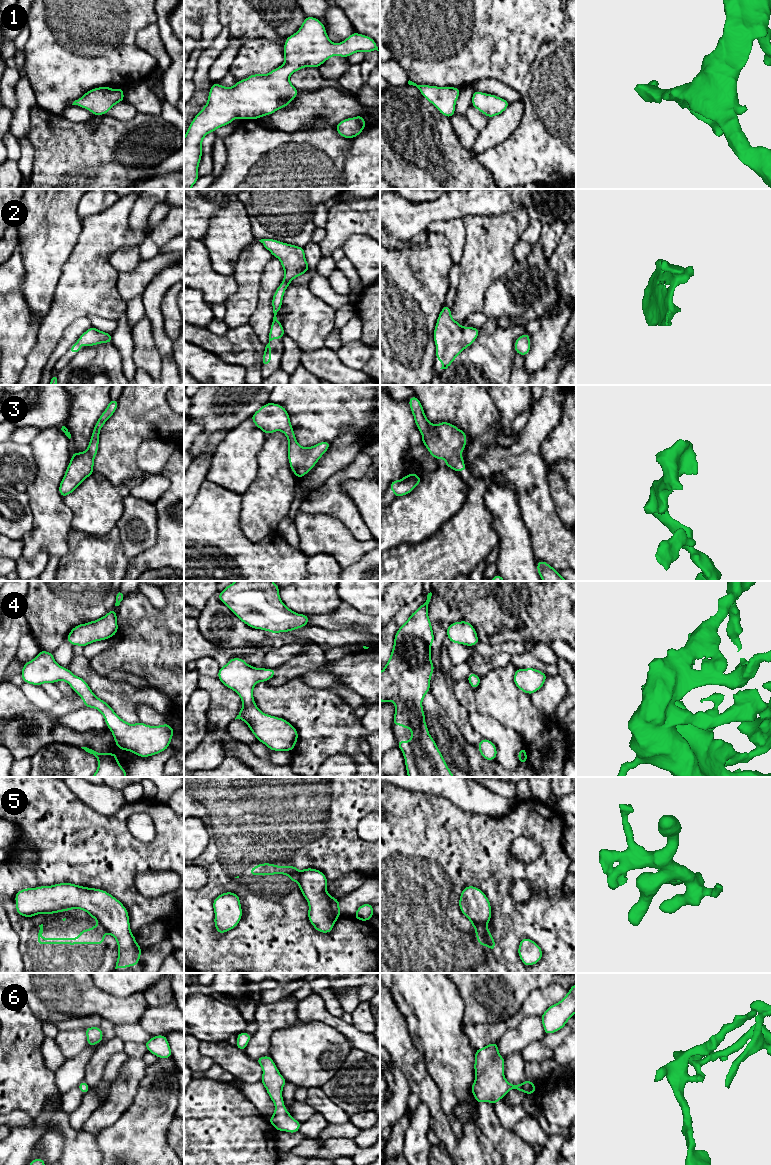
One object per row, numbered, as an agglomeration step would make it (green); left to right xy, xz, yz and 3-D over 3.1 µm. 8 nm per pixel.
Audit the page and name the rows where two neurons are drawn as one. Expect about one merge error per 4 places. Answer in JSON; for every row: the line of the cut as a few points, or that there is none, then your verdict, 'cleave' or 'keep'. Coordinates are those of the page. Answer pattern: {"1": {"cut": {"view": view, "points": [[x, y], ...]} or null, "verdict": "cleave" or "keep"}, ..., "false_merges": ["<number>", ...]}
{"1": {"cut": null, "verdict": "keep"}, "2": {"cut": null, "verdict": "keep"}, "3": {"cut": null, "verdict": "keep"}, "4": {"cut": null, "verdict": "keep"}, "5": {"cut": {"view": "yz", "points": [[471, 922], [485, 926]]}, "verdict": "cleave"}, "6": {"cut": null, "verdict": "keep"}, "false_merges": ["5"]}

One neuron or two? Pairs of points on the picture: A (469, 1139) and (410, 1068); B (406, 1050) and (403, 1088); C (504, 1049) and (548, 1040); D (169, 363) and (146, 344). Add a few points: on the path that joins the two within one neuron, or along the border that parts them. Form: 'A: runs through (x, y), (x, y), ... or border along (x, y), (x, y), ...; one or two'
A: runs through (447, 1133), (437, 1118), (433, 1101), (427, 1090); one
B: border along (391, 1056), (407, 1081), (410, 1091); two
C: border along (544, 1034), (541, 1039); two
D: border along (163, 358), (160, 374); two

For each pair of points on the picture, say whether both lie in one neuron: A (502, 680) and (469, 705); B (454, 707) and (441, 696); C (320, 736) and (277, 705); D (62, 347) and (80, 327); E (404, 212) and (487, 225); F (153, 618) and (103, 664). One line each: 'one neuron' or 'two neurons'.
A: two neurons
B: one neuron
C: one neuron
D: one neuron
E: two neurons
F: one neuron

